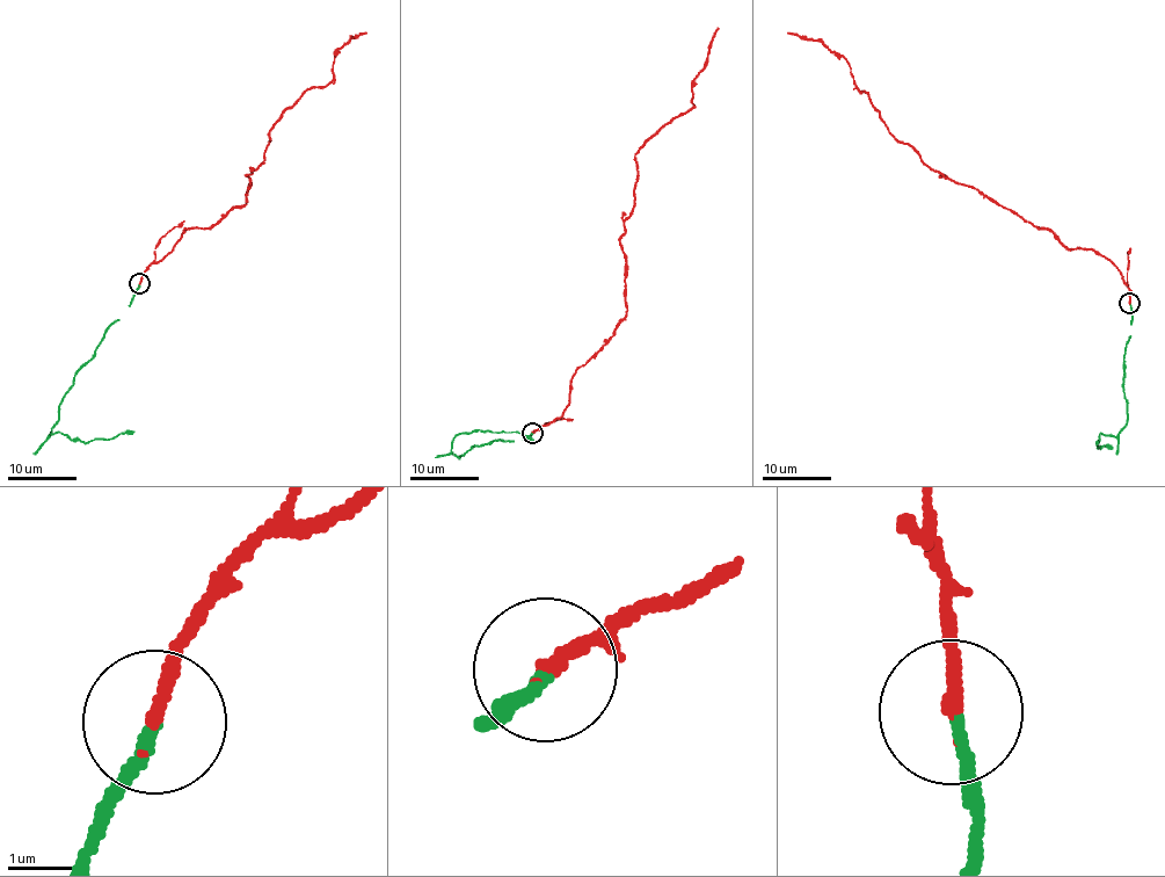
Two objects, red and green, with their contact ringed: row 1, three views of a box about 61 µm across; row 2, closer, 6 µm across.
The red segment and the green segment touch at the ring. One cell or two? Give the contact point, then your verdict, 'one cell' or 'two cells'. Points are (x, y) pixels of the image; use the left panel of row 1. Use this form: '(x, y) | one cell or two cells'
(139, 283) | one cell

